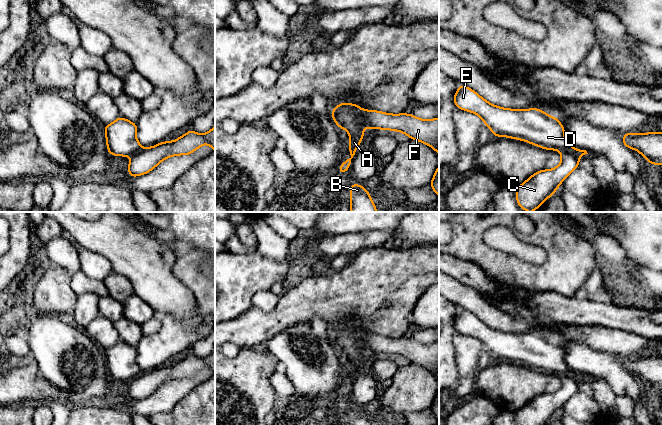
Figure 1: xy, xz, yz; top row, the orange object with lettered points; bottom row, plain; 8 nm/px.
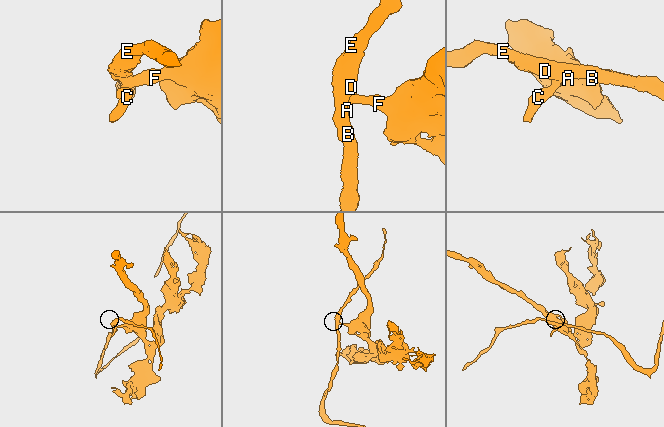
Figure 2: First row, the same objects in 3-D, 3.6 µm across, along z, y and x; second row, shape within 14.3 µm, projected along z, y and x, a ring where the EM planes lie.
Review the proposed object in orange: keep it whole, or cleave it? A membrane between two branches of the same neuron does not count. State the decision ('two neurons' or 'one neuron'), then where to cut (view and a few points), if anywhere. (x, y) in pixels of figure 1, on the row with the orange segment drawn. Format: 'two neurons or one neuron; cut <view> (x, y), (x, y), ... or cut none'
two neurons; cut yz (561, 151), (573, 151), (580, 154)

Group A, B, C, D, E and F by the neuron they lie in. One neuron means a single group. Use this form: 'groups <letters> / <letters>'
groups A B D E / C F

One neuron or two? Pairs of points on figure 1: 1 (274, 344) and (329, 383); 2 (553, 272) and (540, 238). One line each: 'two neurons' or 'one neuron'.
1: one neuron
2: one neuron

